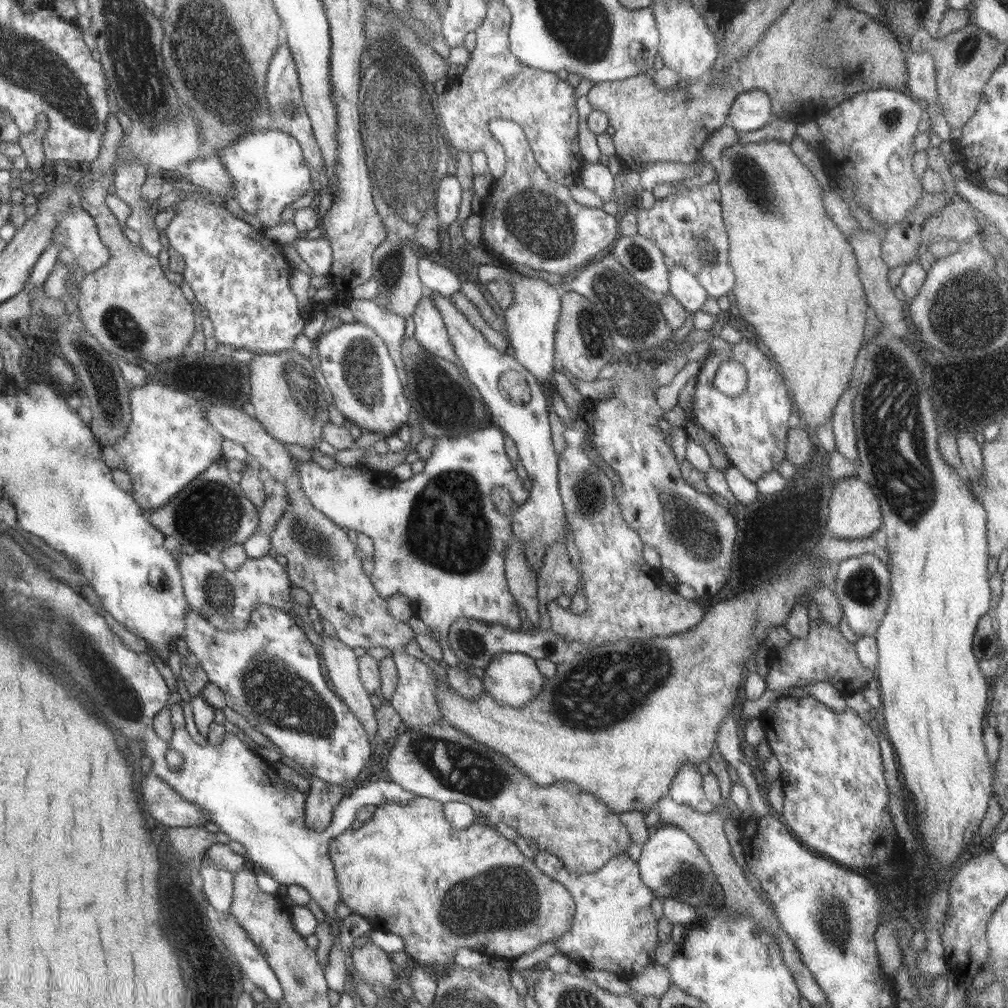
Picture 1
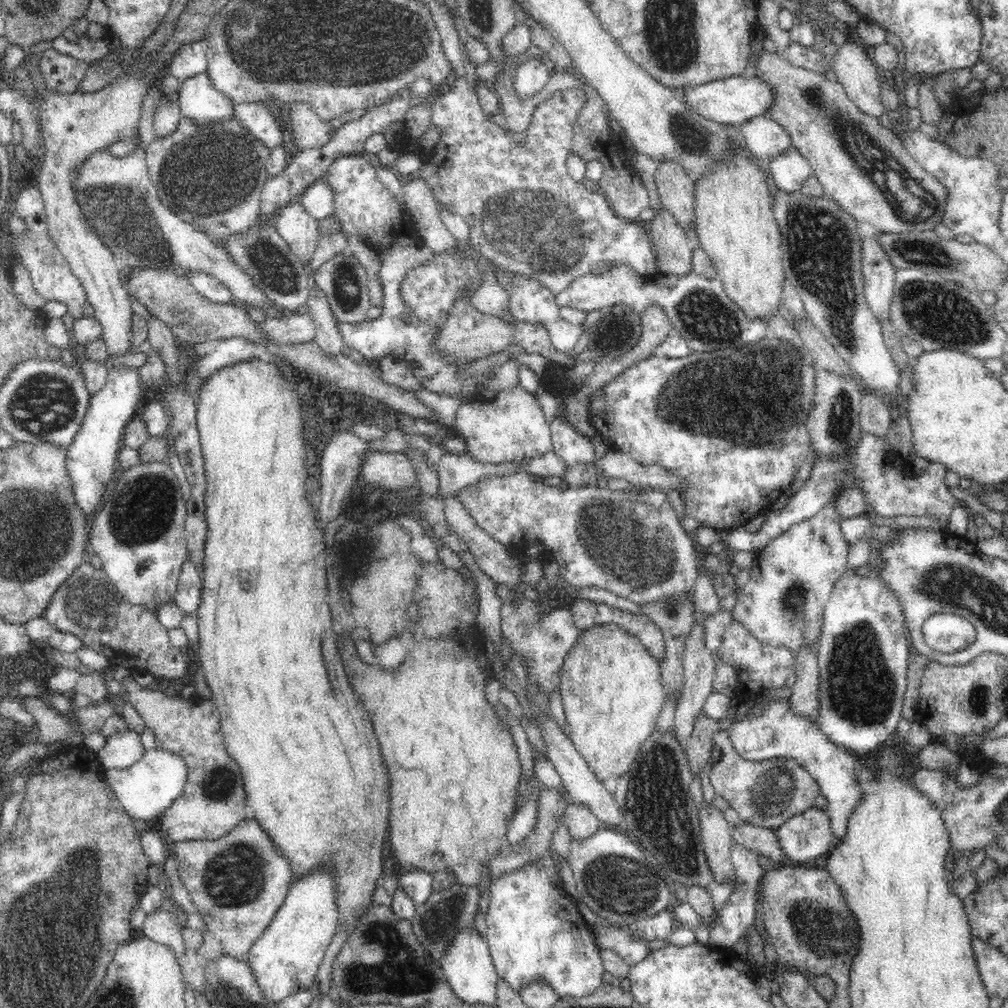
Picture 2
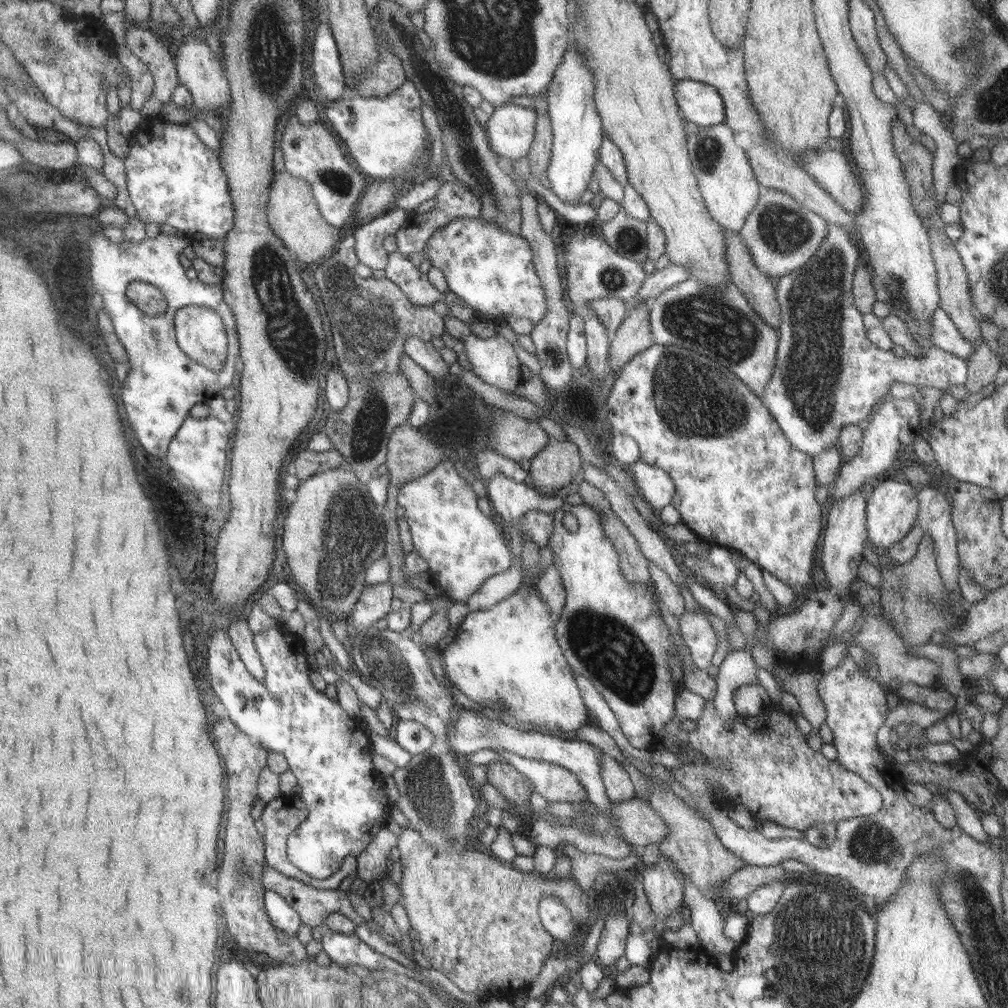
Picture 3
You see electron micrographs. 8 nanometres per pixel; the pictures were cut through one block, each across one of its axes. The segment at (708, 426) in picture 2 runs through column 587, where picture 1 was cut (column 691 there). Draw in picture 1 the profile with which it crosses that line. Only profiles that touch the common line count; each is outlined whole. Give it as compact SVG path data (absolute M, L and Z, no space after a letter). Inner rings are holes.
M743 340L733 345L732 353L733 357L728 356L721 351L712 353L704 364L700 367L696 375L696 388L692 402L692 414L693 418L698 422L703 430L706 430L709 434L712 434L720 444L723 445L727 456L729 457L731 465L738 468L740 472L750 480L752 483L756 483L756 480L760 480L772 470L777 470L776 466L784 460L784 444L787 444L788 431L788 418L792 414L792 404L790 404L790 398L788 398L788 390L786 390L786 384L782 380L782 376L778 374L774 362L770 362L764 352L752 342L752 340ZM733 359L748 367L748 383L746 383L746 389L736 396L728 396L714 387L714 376L720 368L722 362Z

